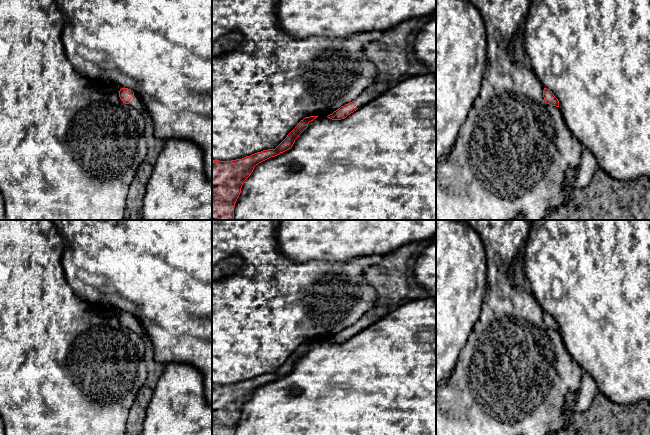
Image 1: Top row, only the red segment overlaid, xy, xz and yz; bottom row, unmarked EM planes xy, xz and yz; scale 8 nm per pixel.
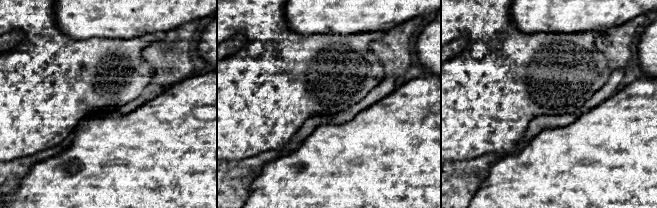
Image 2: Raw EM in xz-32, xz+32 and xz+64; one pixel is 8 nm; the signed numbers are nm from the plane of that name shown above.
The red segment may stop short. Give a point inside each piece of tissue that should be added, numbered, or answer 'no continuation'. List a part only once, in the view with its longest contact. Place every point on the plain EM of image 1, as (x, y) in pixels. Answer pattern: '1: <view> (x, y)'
1: xy (135, 326)

